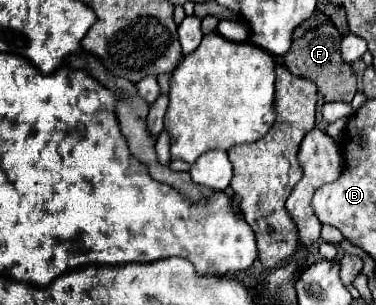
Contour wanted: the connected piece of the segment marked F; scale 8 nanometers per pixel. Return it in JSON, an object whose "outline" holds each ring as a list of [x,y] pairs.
{"outline":[[[316,27],[310,29],[302,39],[294,41],[290,51],[284,55],[284,65],[290,73],[298,77],[306,77],[316,83],[318,91],[322,93],[324,101],[342,101],[350,103],[356,95],[356,75],[352,73],[350,65],[346,65],[340,57],[340,33],[336,27]]]}

